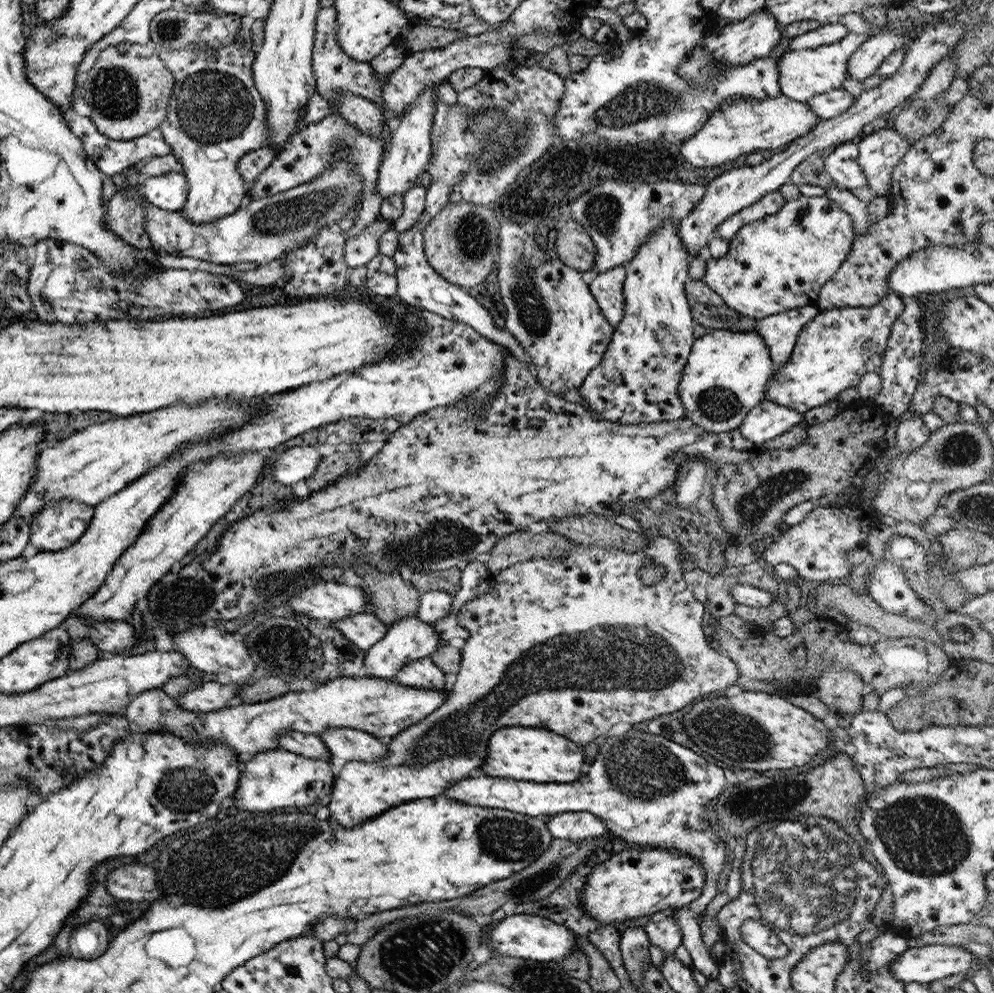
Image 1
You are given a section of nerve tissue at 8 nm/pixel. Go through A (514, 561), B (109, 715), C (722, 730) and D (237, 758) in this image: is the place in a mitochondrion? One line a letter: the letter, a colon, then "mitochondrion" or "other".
A: other
B: other
C: mitochondrion
D: other

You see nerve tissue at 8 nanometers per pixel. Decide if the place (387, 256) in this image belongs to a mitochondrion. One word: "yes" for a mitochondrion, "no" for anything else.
no

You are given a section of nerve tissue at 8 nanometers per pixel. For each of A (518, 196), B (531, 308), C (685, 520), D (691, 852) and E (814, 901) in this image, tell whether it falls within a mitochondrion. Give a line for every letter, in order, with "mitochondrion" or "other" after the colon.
A: mitochondrion
B: mitochondrion
C: other
D: other
E: mitochondrion

